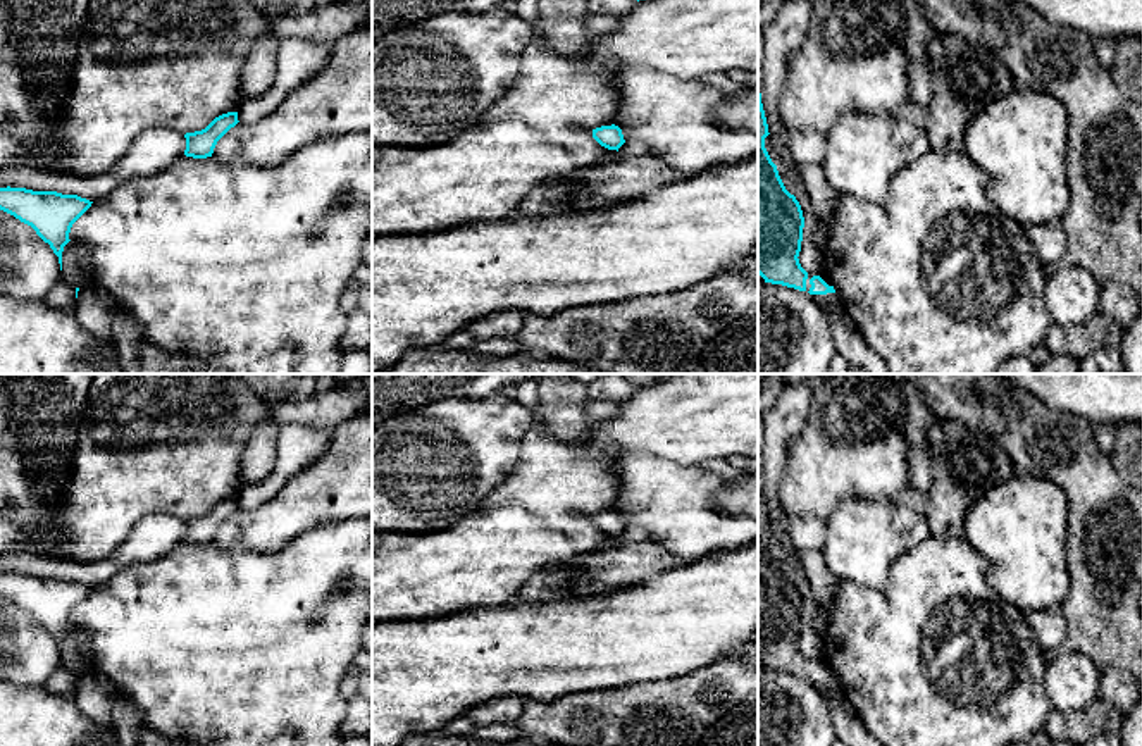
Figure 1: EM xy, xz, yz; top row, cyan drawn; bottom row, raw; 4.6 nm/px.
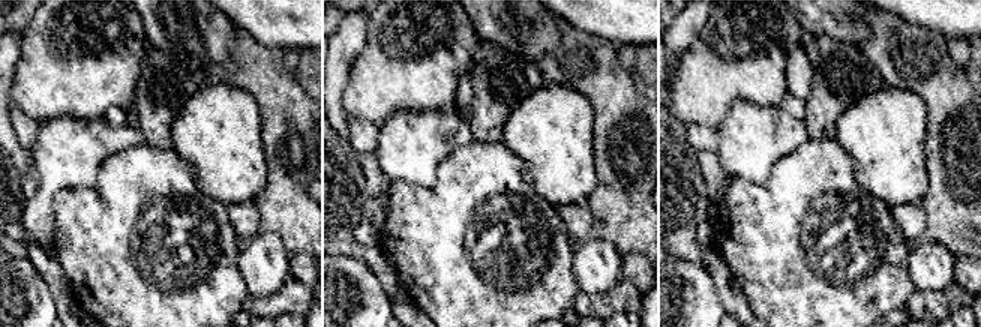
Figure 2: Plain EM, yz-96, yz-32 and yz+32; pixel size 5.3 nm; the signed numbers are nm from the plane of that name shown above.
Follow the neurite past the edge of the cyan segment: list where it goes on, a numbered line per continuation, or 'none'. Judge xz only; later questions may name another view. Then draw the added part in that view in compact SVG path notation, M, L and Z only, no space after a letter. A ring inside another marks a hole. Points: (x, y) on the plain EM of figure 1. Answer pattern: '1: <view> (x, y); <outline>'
none

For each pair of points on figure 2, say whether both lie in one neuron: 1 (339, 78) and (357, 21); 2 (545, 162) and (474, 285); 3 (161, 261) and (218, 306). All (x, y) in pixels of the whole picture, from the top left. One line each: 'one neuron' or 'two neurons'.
1: one neuron
2: two neurons
3: one neuron

